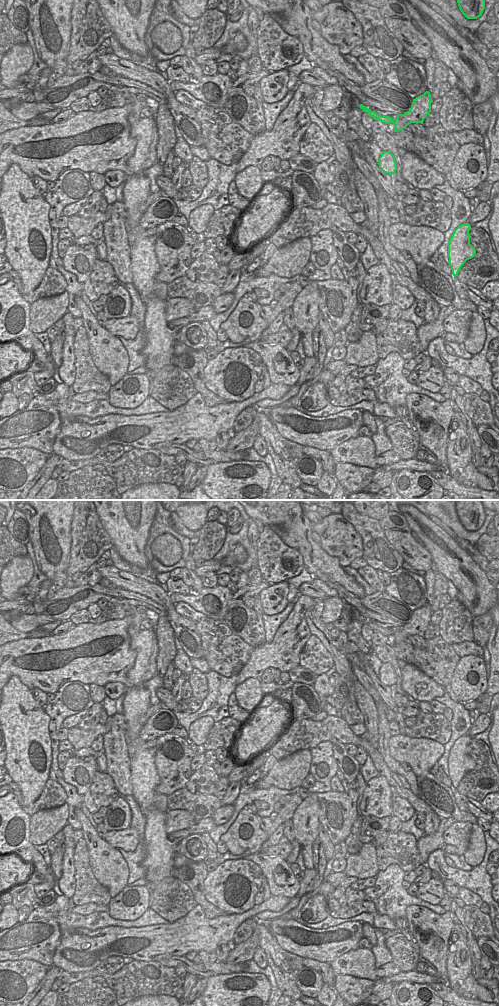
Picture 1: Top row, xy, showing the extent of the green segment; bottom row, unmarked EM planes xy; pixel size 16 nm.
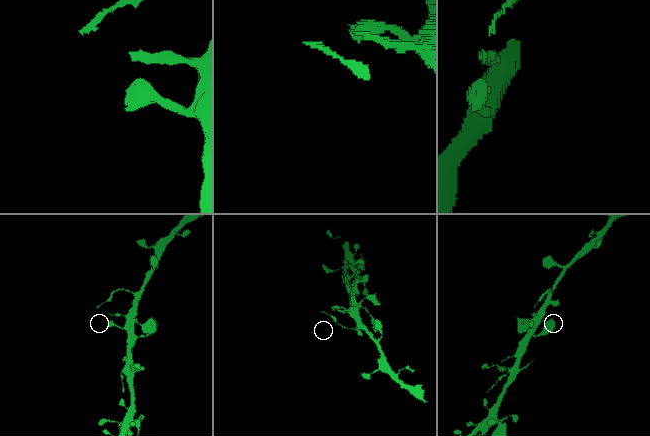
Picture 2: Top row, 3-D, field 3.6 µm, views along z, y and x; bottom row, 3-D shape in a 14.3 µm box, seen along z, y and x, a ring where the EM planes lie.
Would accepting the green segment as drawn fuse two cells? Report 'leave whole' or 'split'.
split

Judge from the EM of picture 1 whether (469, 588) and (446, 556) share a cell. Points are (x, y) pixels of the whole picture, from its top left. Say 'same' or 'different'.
same

